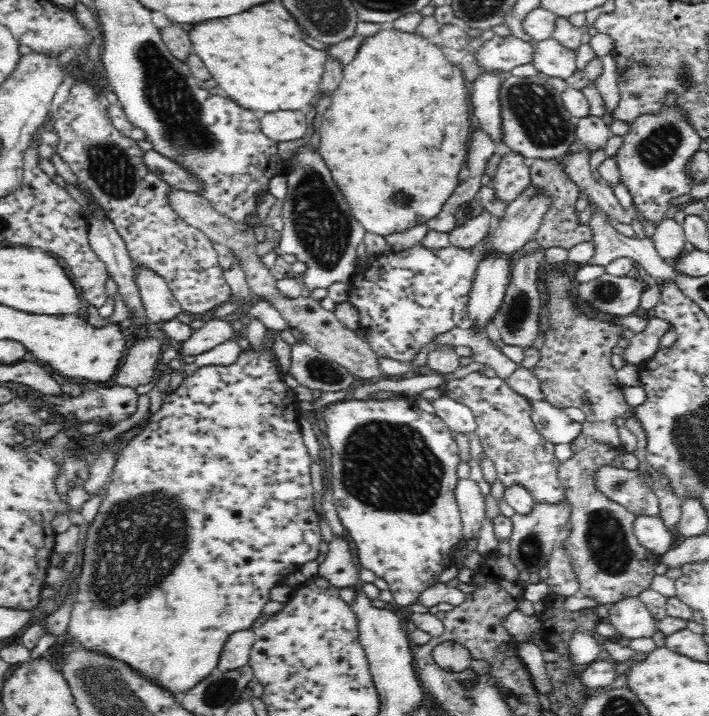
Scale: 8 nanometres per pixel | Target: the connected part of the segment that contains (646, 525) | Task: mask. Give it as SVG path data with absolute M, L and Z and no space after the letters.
M637 516L633 531L638 544L658 556L668 552L676 540L676 535L668 529L662 518Z

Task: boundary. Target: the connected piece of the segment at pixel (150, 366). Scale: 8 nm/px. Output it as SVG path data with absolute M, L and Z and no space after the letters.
M146 336L136 340L126 354L124 364L116 369L112 382L116 386L136 388L140 385L148 386L151 382L155 364L162 352L162 342L156 336Z

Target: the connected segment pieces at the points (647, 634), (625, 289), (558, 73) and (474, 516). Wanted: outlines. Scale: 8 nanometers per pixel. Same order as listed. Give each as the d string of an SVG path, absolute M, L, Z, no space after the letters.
M638 597L625 598L610 605L609 613L606 621L614 625L617 637L627 638L630 642L636 638L653 638L659 630L654 616Z
M605 273L579 284L578 297L590 302L595 312L624 317L640 311L641 296L647 287L639 277L616 277Z
M554 36L533 44L533 66L542 77L558 77L566 80L576 72L578 51L567 47Z
M470 475L466 478L458 477L453 495L461 512L463 538L465 540L478 538L481 522L485 518L484 494L478 482Z

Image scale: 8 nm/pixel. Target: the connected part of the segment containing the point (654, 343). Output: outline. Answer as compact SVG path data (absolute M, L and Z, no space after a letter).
M656 315L647 316L646 326L632 338L624 351L620 352L626 364L641 366L659 349L659 340L668 332L670 323Z

